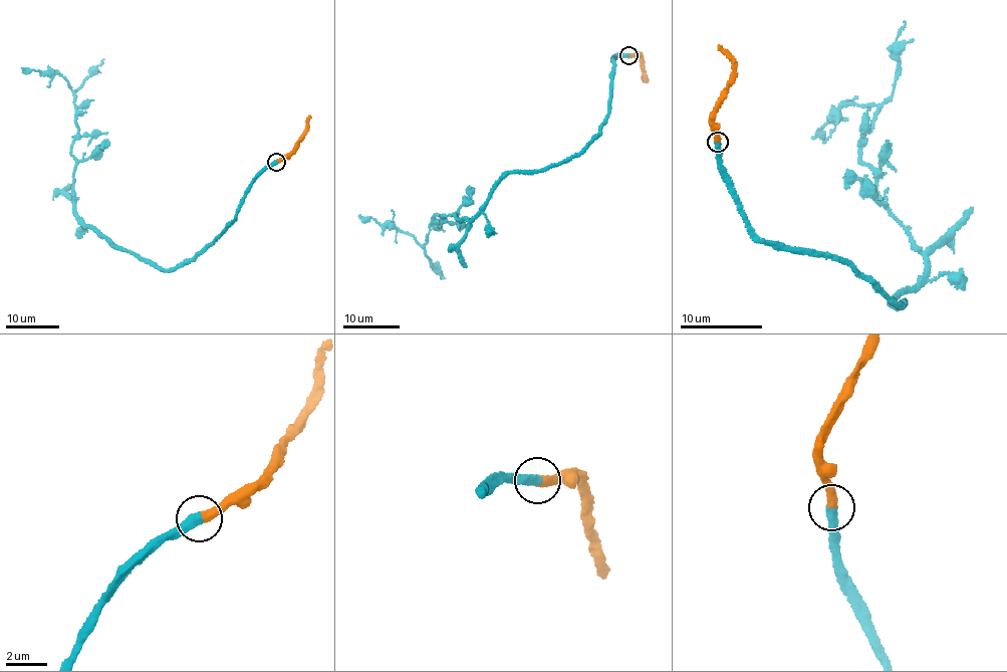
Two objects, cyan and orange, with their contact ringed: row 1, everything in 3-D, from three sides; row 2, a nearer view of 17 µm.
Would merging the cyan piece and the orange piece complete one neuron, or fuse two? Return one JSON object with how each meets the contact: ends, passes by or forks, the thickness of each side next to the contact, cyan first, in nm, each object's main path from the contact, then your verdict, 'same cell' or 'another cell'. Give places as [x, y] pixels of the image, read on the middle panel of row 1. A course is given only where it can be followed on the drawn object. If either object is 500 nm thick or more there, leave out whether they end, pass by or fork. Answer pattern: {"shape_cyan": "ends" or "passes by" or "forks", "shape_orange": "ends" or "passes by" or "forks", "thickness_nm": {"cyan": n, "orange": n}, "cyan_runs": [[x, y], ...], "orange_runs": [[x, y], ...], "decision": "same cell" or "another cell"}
{"thickness_nm": {"cyan": 500, "orange": 440}, "cyan_runs": [[628, 55], [613, 57], [601, 135], [559, 163], [507, 174], [471, 222], [435, 215], [423, 244], [358, 215]], "orange_runs": [[628, 55], [639, 55], [643, 76]], "decision": "same cell"}

